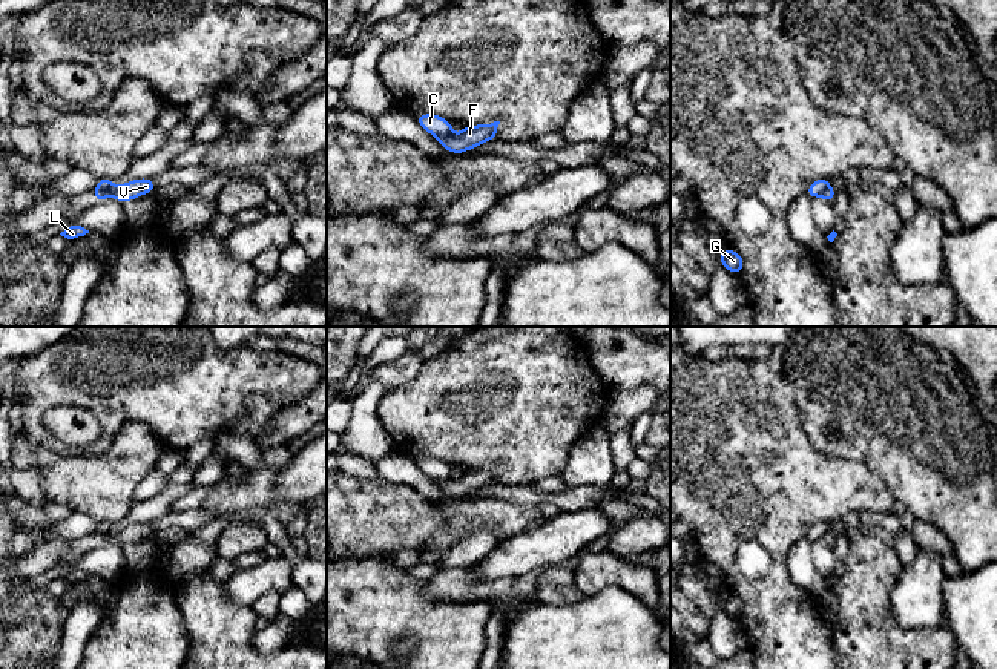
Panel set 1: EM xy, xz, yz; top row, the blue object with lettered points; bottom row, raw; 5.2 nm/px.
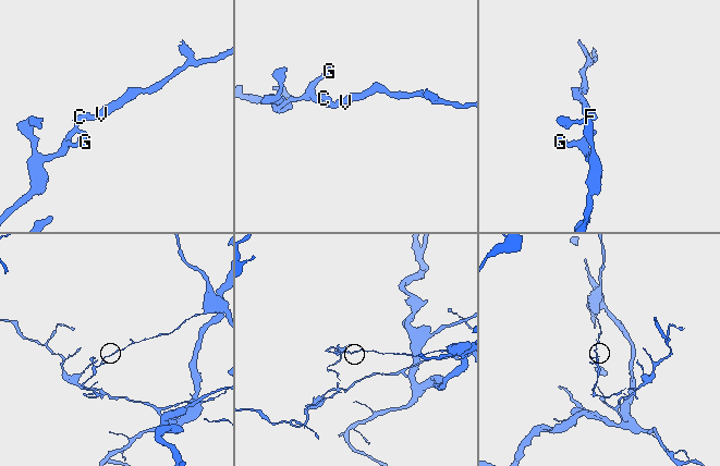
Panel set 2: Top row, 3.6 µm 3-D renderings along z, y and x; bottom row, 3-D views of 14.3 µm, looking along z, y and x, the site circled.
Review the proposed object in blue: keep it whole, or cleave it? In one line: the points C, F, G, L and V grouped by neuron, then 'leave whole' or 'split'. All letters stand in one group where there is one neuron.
C G L / F V; split

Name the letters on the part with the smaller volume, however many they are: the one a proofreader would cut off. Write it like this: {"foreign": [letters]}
{"foreign": ["F", "V"]}

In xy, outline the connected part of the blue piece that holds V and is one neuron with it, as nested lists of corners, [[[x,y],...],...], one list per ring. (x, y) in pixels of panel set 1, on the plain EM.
[[[152,522],[133,523],[115,532],[94,534],[95,545],[103,545],[107,540],[117,542],[120,546],[138,542],[140,539],[150,537],[156,532]]]

